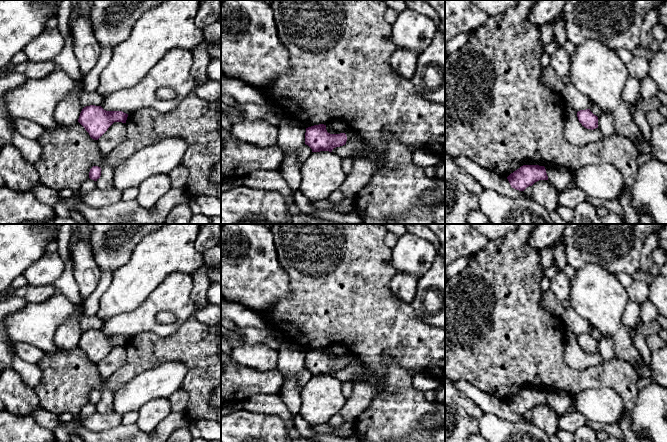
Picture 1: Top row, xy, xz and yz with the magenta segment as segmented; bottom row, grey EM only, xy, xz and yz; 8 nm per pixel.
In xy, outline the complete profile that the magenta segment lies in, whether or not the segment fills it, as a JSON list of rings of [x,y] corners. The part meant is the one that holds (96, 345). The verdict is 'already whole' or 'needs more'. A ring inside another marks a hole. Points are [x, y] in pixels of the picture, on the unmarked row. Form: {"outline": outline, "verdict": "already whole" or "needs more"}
{"outline": [[[90,329],[82,333],[78,346],[98,364],[114,346],[126,347],[128,338],[122,335],[106,335],[101,330]]], "verdict": "already whole"}

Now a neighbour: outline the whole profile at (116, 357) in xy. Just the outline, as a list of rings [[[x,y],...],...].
[[[114,346],[97,364],[100,377],[106,381],[113,372],[115,372],[125,363],[126,358],[126,348],[122,346]]]

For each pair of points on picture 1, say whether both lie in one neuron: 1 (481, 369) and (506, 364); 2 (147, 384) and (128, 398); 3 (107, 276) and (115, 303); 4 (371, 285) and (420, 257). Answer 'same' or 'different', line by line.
1: same
2: same
3: different
4: different

